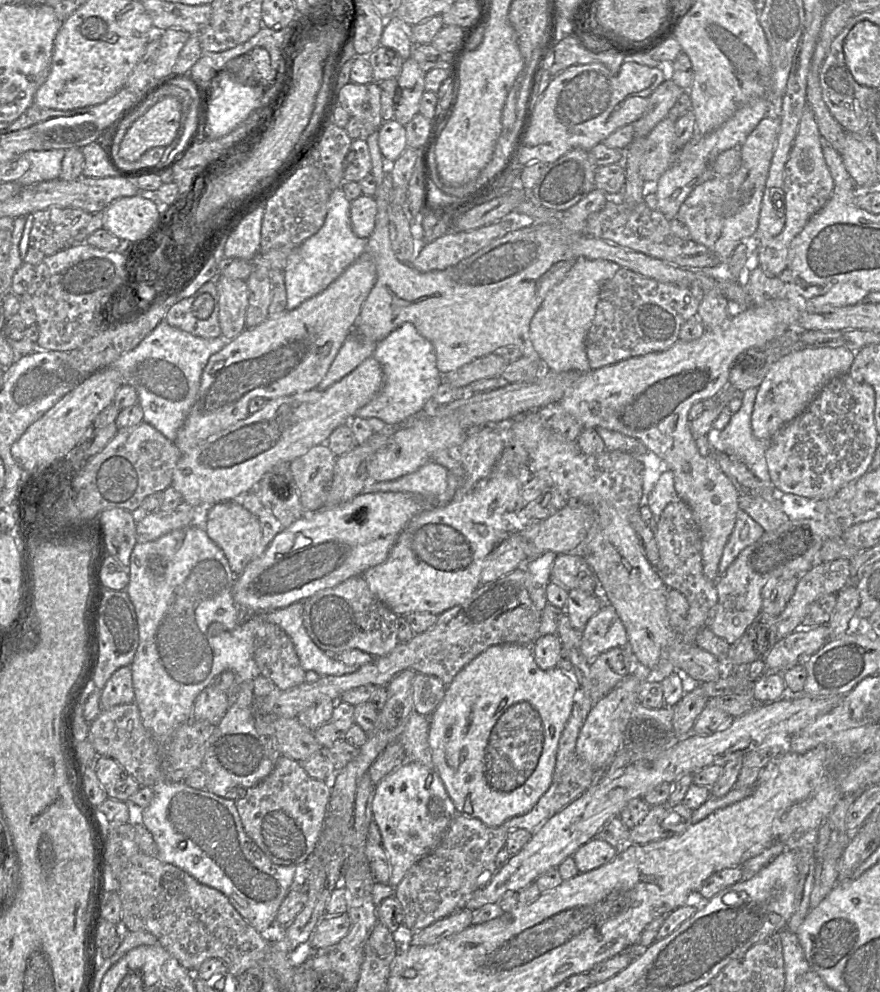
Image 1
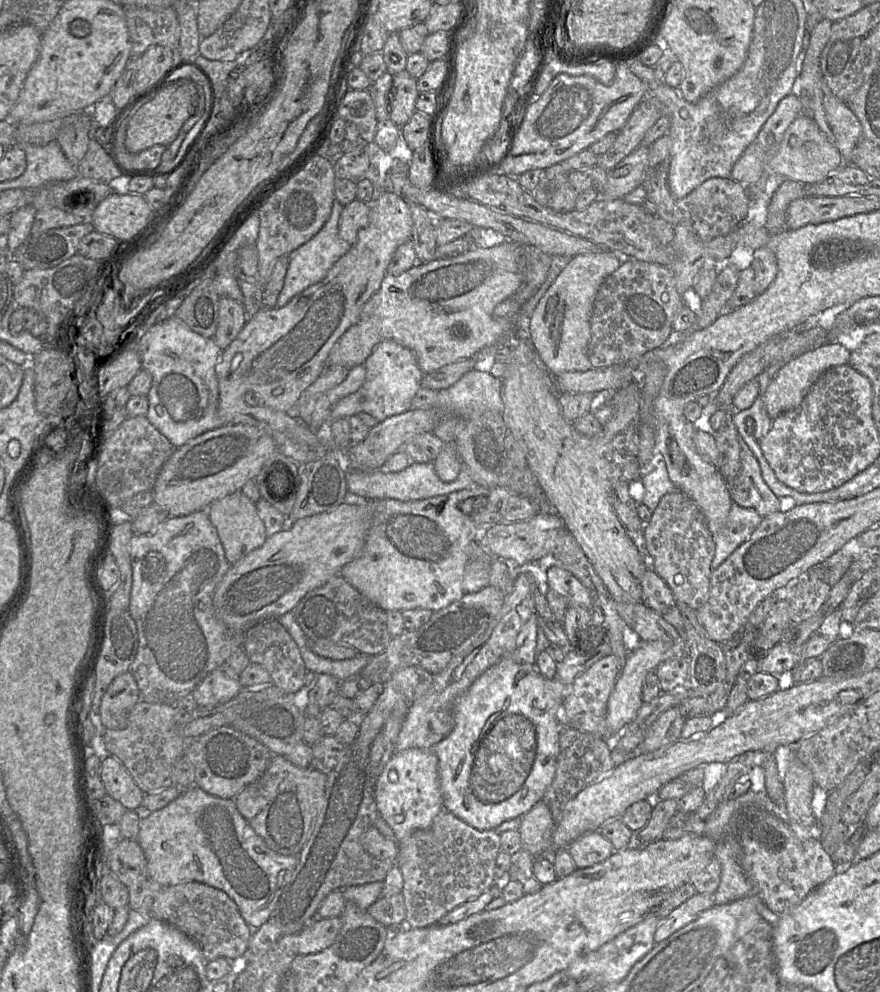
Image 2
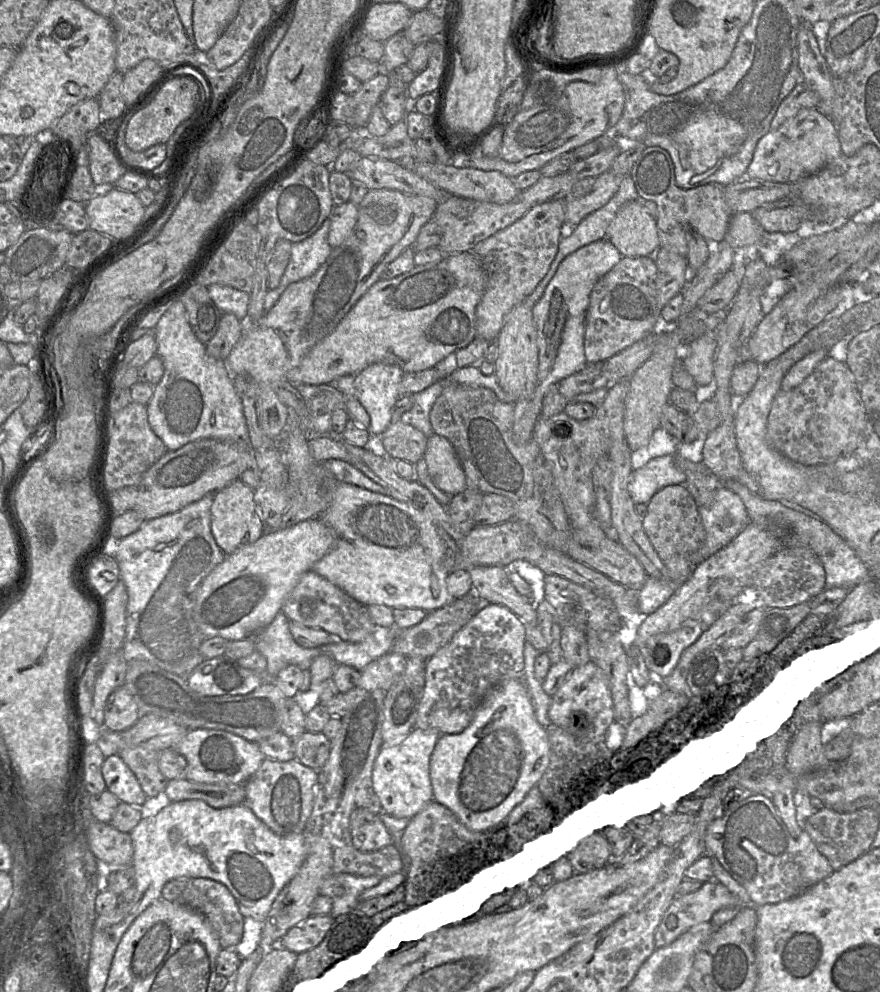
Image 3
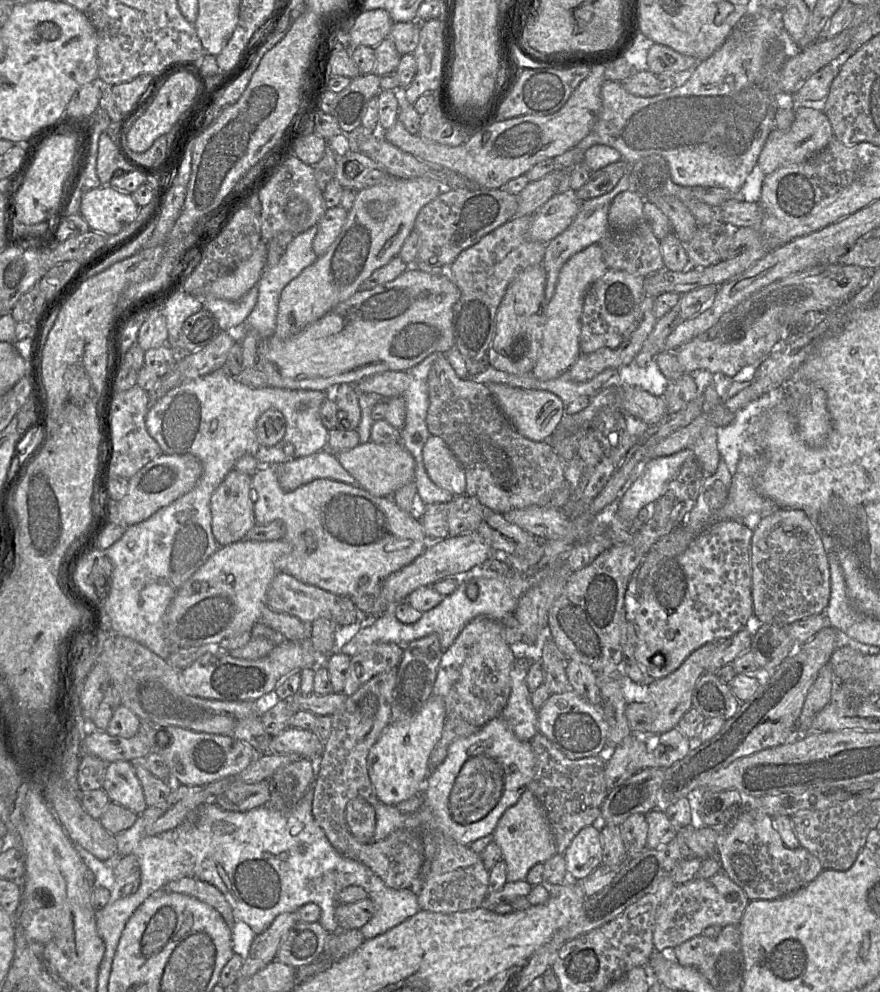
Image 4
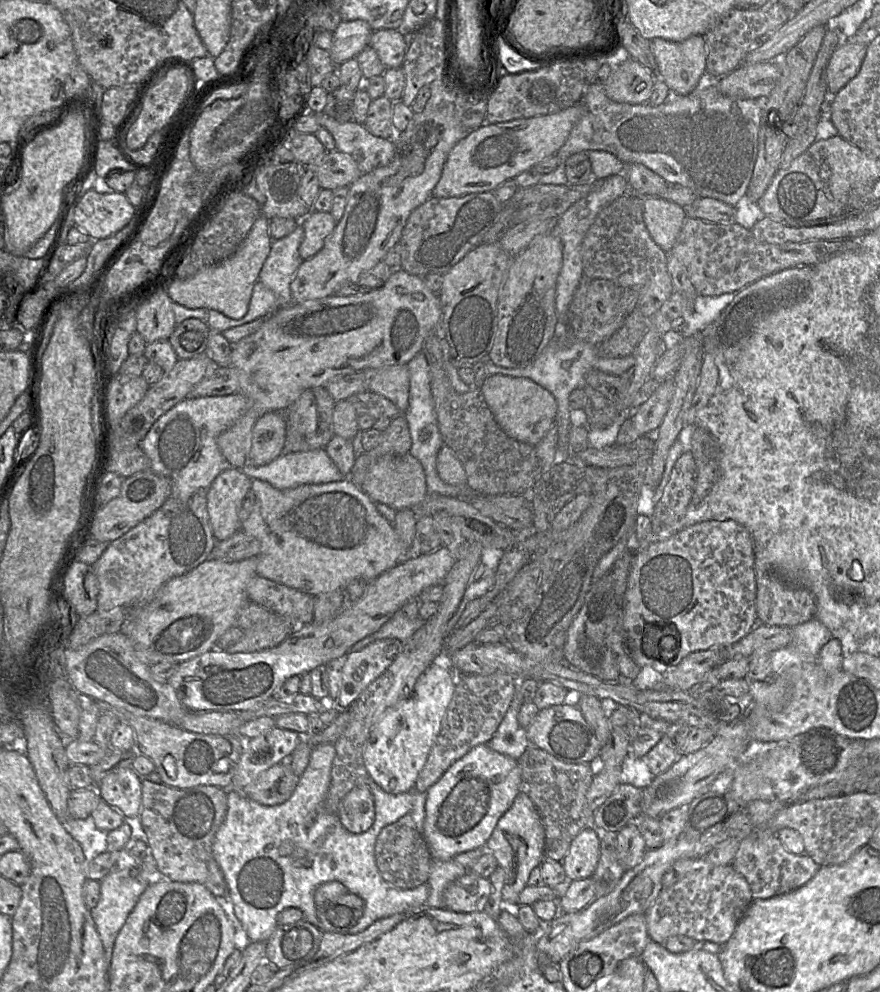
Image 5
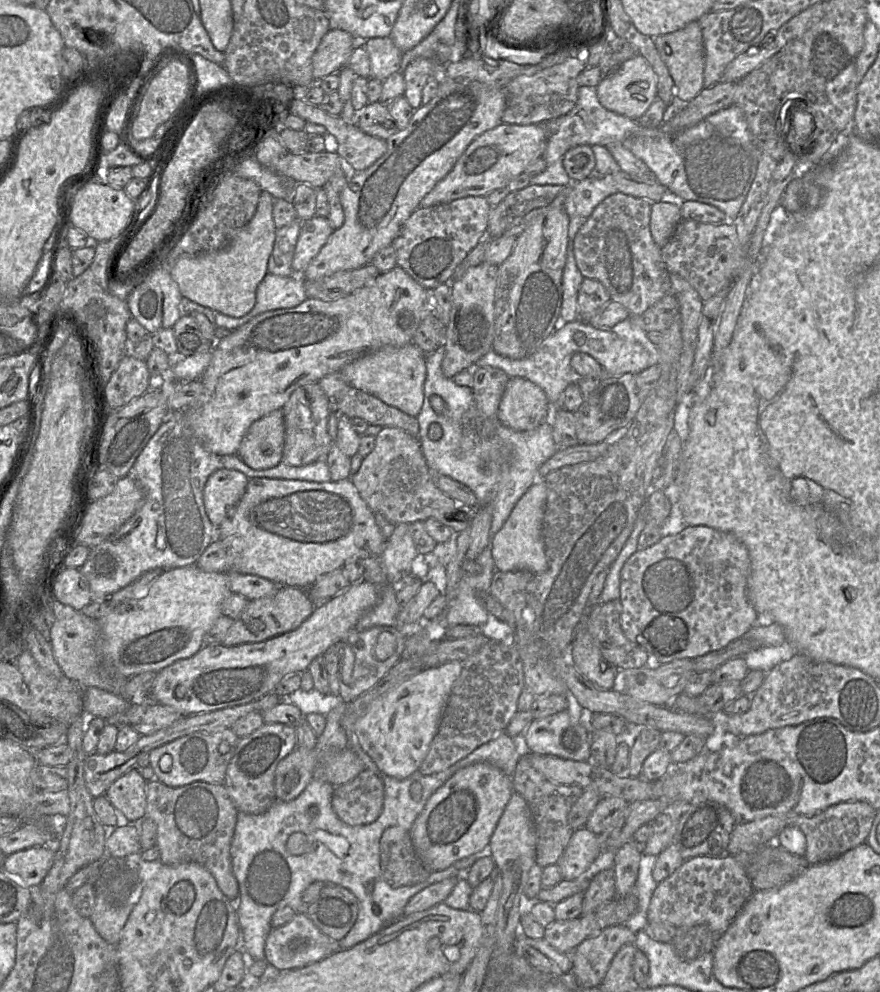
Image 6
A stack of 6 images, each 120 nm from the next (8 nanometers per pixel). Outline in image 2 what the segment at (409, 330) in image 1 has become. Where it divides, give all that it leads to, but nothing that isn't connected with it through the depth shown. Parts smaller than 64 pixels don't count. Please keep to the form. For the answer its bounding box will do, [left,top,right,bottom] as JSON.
[330,339,424,422]

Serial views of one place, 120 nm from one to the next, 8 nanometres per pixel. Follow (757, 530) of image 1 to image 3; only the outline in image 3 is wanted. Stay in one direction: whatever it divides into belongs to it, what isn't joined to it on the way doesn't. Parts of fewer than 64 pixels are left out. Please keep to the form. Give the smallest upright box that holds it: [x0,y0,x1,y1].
[691,486,752,566]

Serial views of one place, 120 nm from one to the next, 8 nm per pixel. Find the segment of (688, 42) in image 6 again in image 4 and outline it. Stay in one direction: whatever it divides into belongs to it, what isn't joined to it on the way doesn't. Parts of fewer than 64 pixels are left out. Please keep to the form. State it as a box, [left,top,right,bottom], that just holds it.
[647,43,698,75]

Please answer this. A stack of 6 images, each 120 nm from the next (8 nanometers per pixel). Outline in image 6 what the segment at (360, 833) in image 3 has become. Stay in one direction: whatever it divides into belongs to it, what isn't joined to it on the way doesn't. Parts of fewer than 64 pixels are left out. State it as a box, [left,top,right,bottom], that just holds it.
[331,769,383,825]

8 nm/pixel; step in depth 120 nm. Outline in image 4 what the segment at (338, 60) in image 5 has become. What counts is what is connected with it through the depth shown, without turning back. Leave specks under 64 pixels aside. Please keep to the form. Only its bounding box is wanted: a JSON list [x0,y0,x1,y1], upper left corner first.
[349,9,393,47]

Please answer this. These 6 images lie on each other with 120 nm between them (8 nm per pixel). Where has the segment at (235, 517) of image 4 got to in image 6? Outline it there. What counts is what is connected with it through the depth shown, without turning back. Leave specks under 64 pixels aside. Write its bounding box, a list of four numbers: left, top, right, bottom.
[204,468,249,528]

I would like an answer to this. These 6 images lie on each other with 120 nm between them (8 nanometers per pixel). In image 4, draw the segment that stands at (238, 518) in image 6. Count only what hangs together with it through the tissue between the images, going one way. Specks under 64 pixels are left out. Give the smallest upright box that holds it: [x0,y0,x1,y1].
[252,465,430,597]

